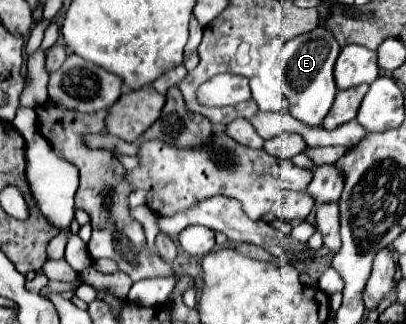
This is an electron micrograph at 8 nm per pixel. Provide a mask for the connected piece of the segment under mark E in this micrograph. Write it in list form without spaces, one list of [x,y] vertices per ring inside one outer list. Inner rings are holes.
[[[317,26],[315,30],[299,34],[293,40],[287,40],[283,44],[283,50],[277,56],[277,62],[273,64],[273,78],[275,78],[275,90],[289,100],[291,116],[295,116],[297,120],[305,124],[321,126],[337,94],[333,68],[335,68],[339,52],[341,48],[333,32],[327,30],[325,26]]]

